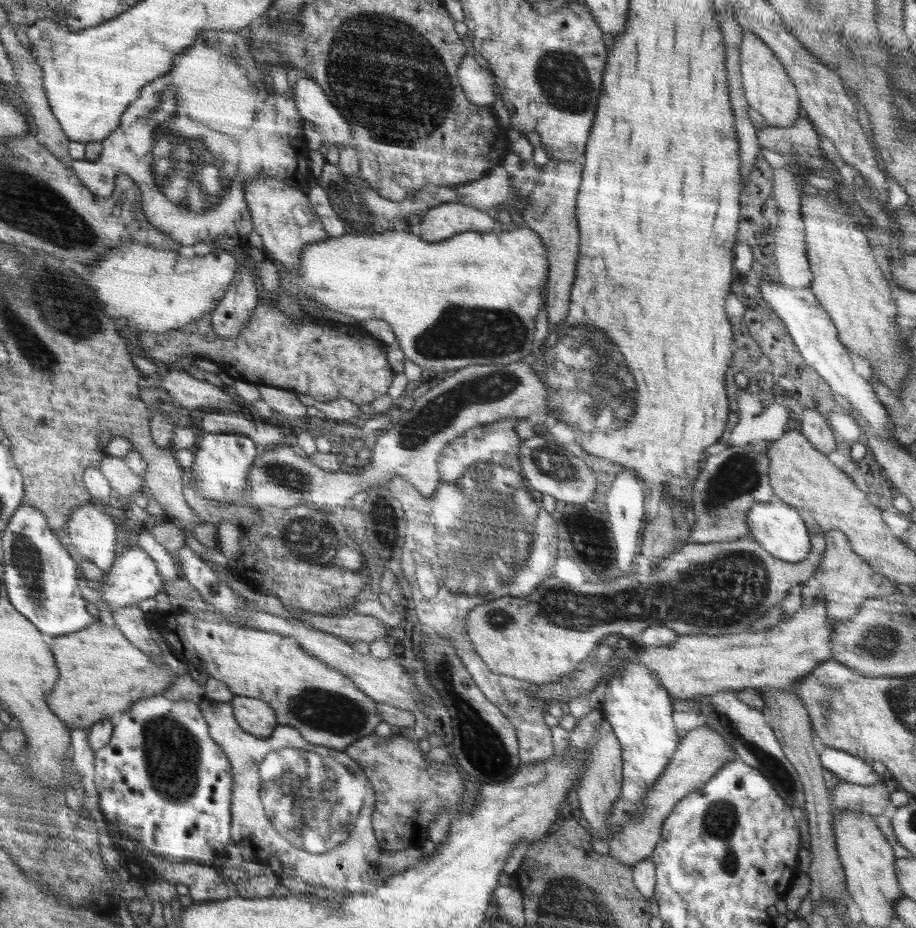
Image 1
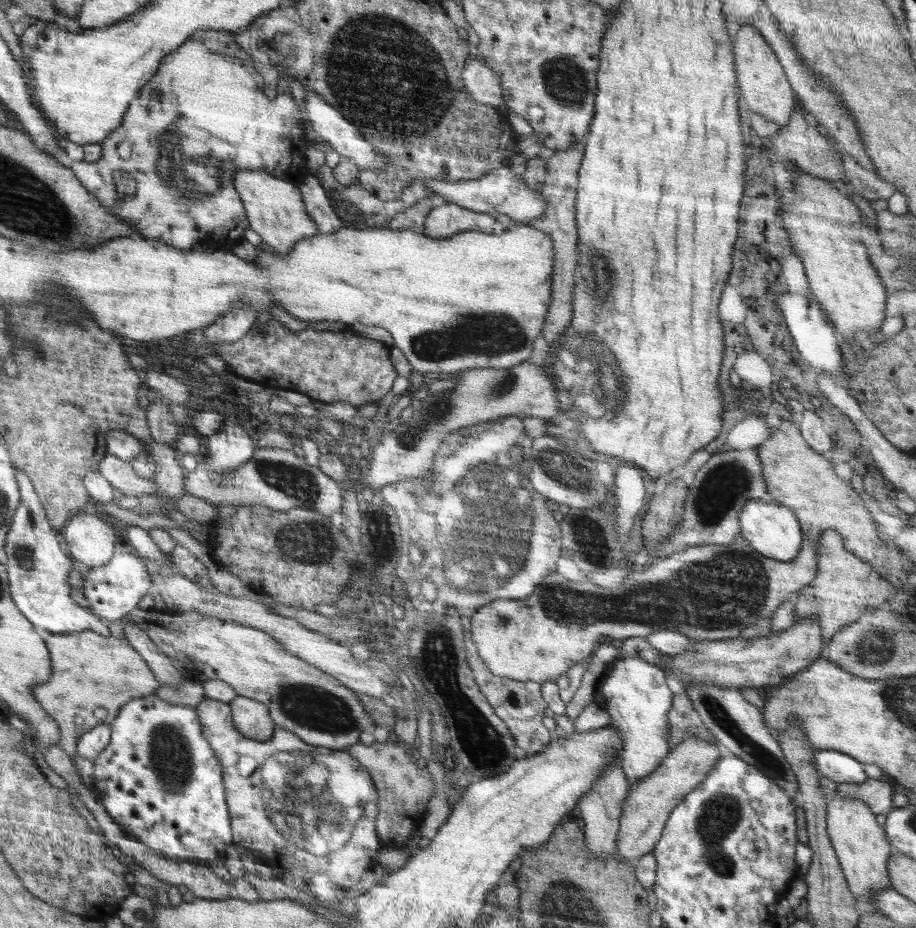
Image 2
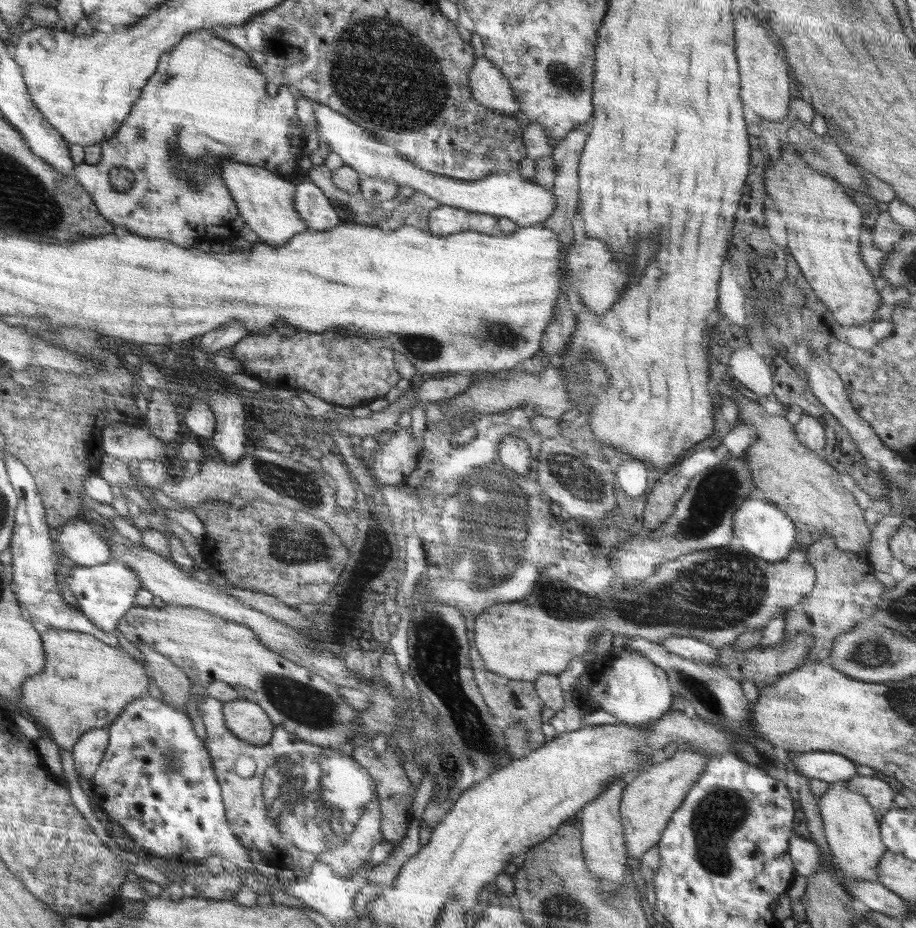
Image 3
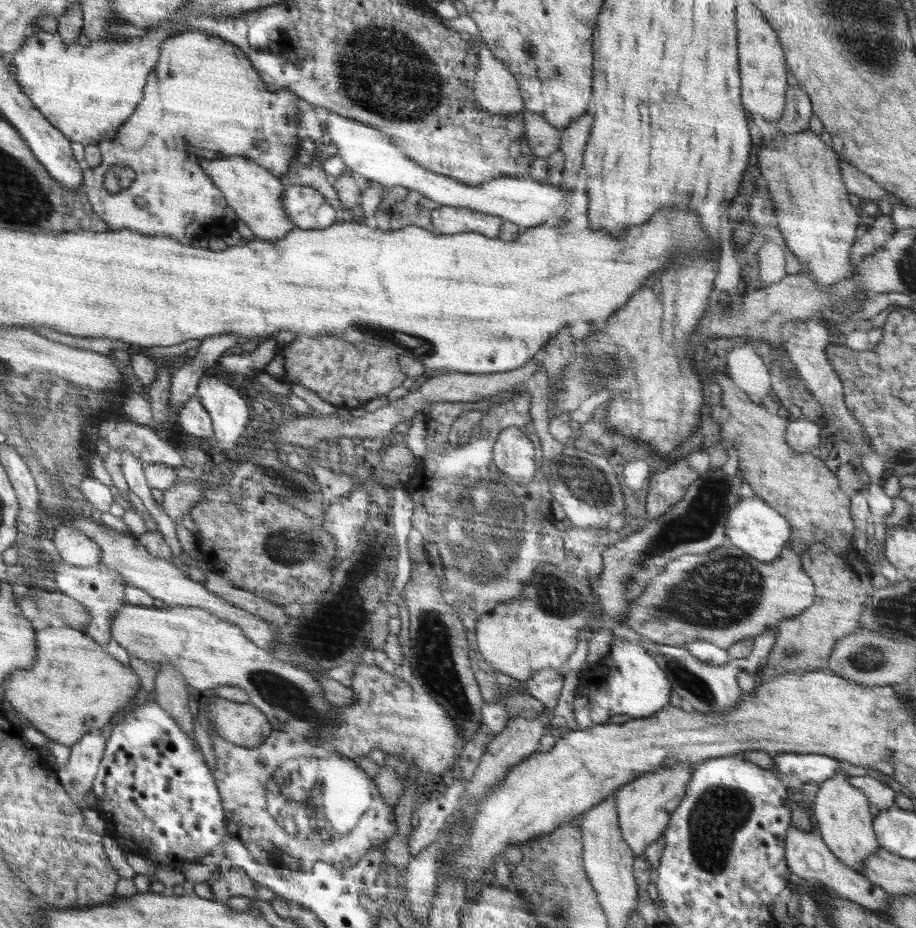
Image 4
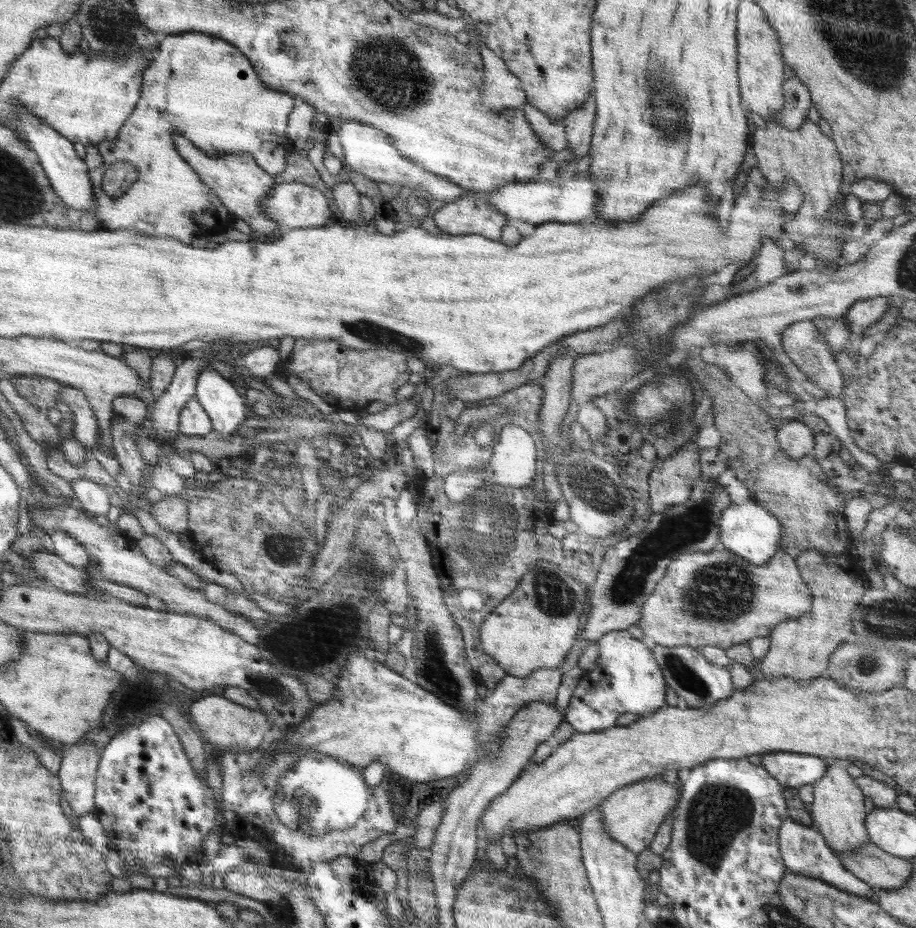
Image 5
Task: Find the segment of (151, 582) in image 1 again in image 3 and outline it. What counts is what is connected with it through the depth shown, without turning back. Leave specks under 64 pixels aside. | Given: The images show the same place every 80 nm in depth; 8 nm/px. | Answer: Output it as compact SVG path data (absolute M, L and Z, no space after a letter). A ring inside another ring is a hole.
M115 558L94 566L76 565L67 570L64 582L66 582L66 588L78 600L79 609L90 619L90 622L100 630L110 633L114 632L125 613L133 608L138 589L142 589L137 574L130 570L127 564Z

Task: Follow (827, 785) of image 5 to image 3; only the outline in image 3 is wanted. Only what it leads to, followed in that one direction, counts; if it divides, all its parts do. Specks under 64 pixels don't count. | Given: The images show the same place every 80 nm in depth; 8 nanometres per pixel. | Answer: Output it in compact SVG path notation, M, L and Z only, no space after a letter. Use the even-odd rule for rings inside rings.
M838 781L830 783L830 788L818 799L825 839L837 862L837 868L846 877L877 881L877 864L887 848L880 836L877 813L867 798L846 788L844 782Z

